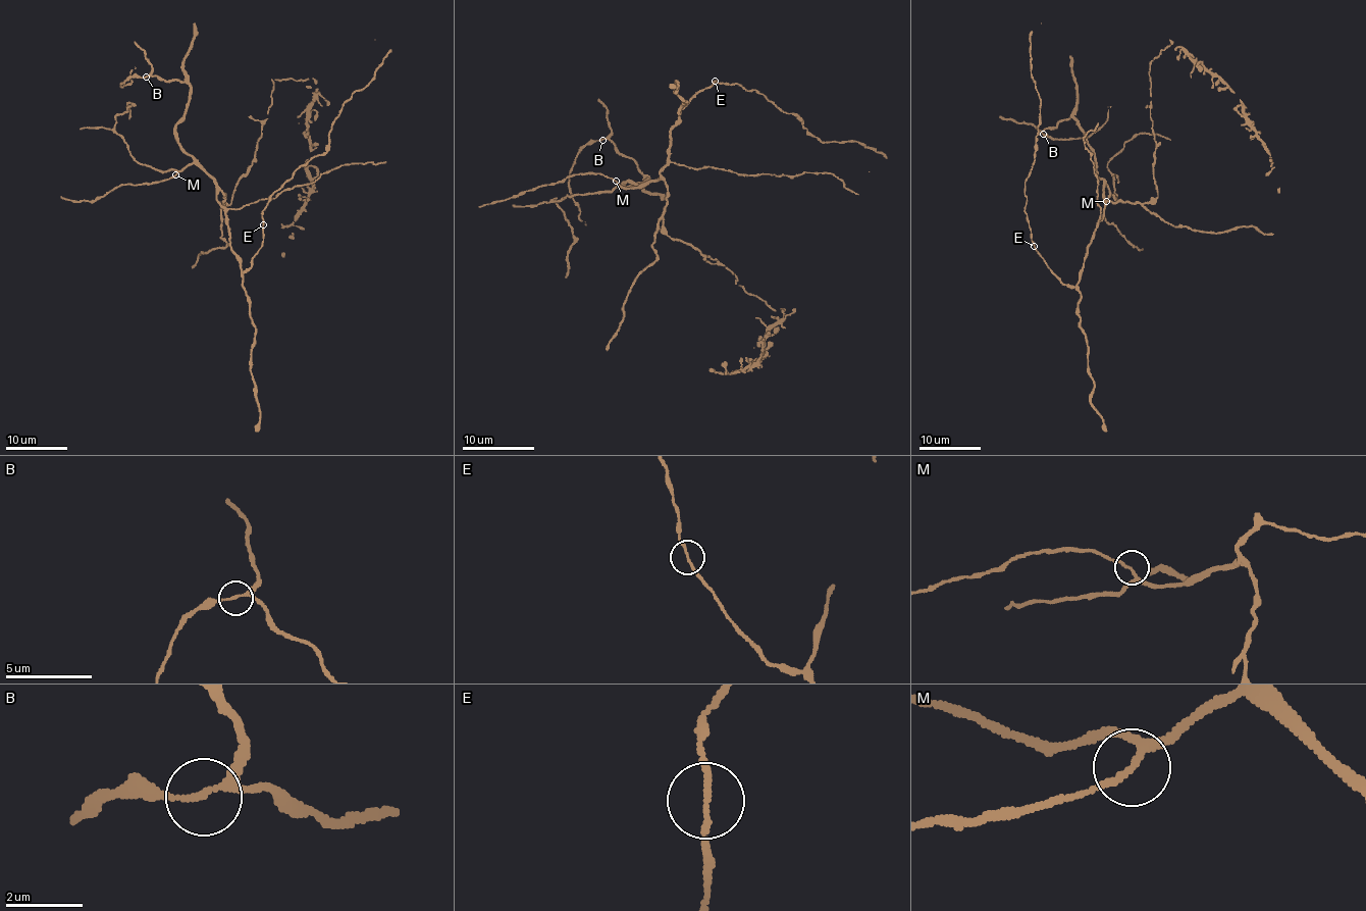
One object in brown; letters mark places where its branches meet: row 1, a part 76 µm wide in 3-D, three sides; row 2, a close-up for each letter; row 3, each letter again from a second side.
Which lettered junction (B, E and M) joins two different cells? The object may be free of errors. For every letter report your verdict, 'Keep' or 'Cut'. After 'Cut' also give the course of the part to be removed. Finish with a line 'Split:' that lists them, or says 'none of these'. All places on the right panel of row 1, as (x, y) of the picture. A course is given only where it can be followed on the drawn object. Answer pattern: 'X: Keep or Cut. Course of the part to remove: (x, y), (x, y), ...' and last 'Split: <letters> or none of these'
B: Keep
E: Keep
M: Keep
Split: none of these

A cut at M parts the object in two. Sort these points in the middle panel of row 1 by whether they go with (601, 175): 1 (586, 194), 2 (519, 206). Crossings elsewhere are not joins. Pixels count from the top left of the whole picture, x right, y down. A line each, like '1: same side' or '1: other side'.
1: other side
2: other side

